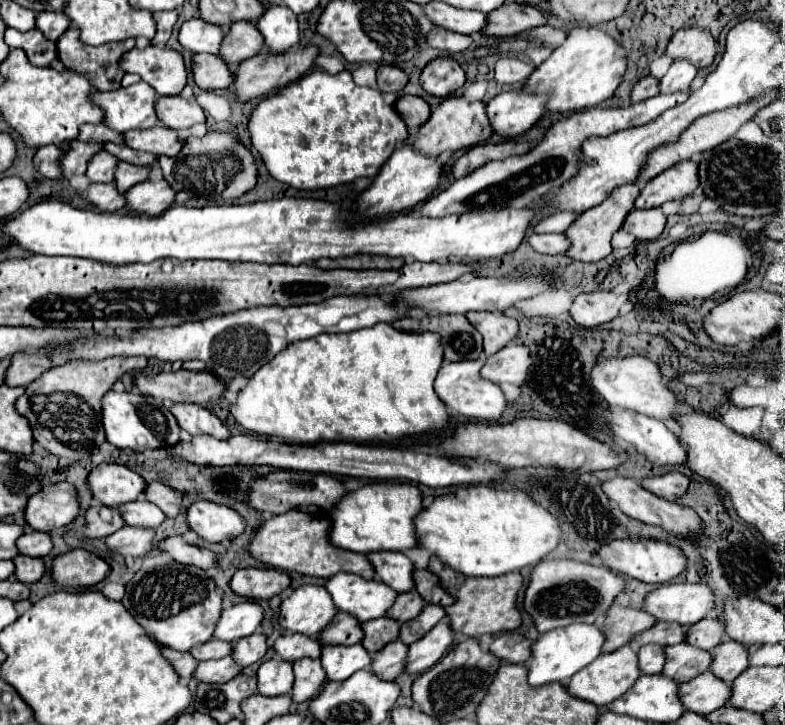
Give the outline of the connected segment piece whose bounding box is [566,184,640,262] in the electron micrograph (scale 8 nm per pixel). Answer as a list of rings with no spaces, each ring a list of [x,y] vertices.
[[[626,184],[622,188],[616,188],[608,196],[606,202],[582,212],[582,216],[566,230],[566,236],[572,240],[572,248],[566,254],[574,260],[580,260],[580,262],[598,262],[598,260],[606,258],[612,252],[612,246],[610,246],[612,234],[622,226],[622,222],[626,220],[626,216],[634,208],[634,200],[638,198],[638,194],[640,194],[638,184]]]

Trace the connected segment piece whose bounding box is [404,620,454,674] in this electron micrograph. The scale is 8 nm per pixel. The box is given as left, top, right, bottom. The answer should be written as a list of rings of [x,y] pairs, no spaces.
[[[438,622],[426,636],[416,640],[408,646],[406,654],[406,674],[420,674],[426,672],[434,662],[438,662],[452,646],[454,632],[450,630],[448,622]]]

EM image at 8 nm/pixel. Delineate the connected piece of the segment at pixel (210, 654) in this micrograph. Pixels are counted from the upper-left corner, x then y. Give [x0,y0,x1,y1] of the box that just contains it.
[188,638,232,660]

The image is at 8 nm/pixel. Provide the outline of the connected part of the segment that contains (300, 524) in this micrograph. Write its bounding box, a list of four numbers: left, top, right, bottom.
[248,510,374,580]

